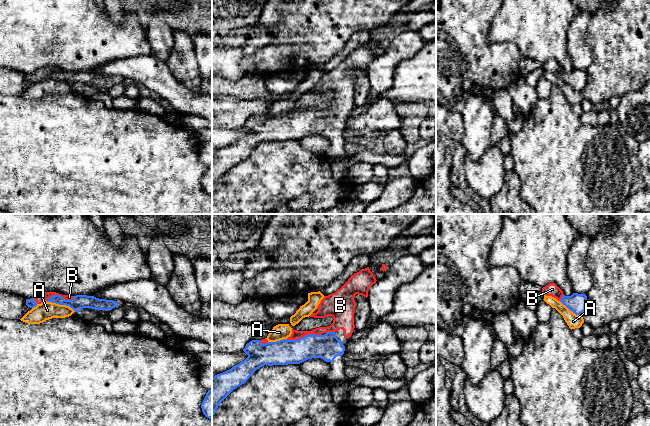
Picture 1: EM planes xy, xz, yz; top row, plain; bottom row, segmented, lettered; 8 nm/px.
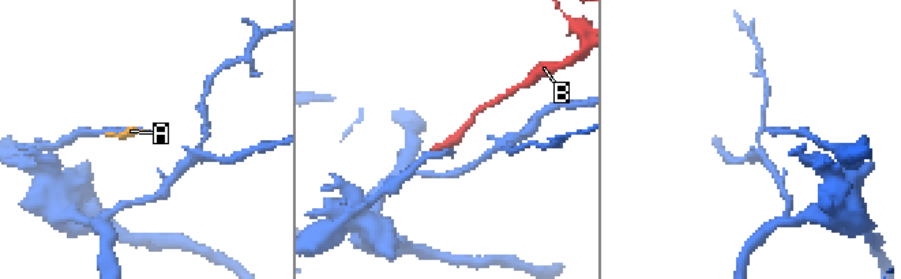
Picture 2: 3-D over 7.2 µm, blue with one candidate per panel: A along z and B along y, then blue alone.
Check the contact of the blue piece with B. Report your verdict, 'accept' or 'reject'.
accept

